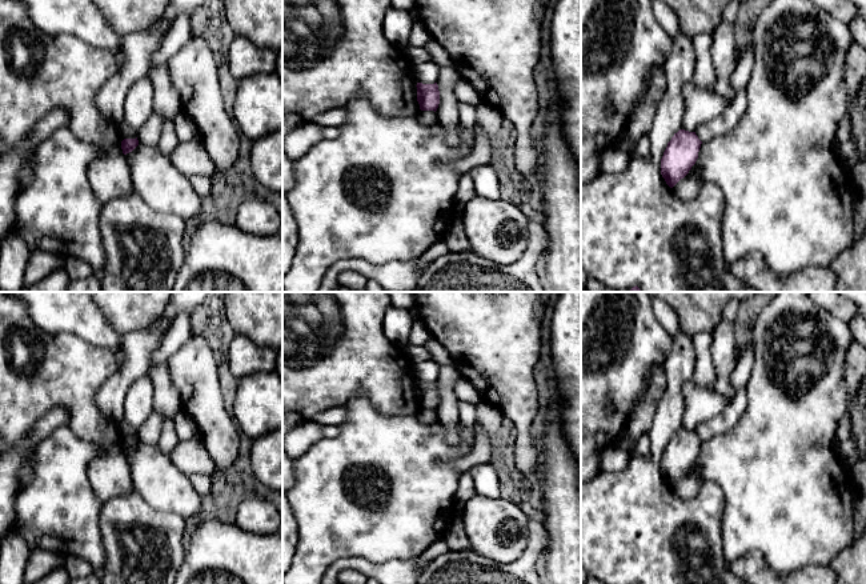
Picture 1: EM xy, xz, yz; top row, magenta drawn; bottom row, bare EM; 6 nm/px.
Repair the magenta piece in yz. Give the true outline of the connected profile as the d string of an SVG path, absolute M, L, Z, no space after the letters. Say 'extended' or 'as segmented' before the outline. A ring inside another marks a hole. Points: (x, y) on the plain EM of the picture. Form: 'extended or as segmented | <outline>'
as segmented | M685 428L674 432L667 441L661 457L661 473L670 487L683 477L695 463L701 443L695 431Z

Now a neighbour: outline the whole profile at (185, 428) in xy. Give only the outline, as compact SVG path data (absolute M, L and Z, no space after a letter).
M181 409L175 419L175 429L180 441L200 439L200 431L196 423L184 409Z

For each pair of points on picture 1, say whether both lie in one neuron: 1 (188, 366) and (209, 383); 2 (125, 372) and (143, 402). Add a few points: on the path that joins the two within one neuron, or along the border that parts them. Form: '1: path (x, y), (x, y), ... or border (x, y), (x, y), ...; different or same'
1: path (193, 371), (204, 382); same
2: border (151, 358), (148, 370), (125, 395), (124, 414); different

